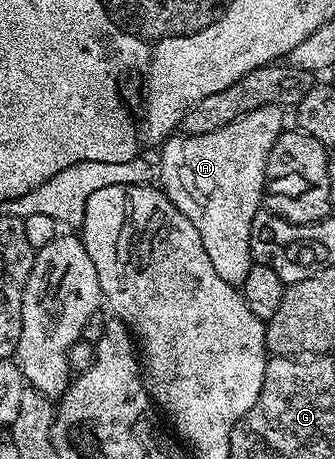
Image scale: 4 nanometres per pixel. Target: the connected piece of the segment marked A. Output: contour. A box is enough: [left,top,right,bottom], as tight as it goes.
[157,104,285,286]

